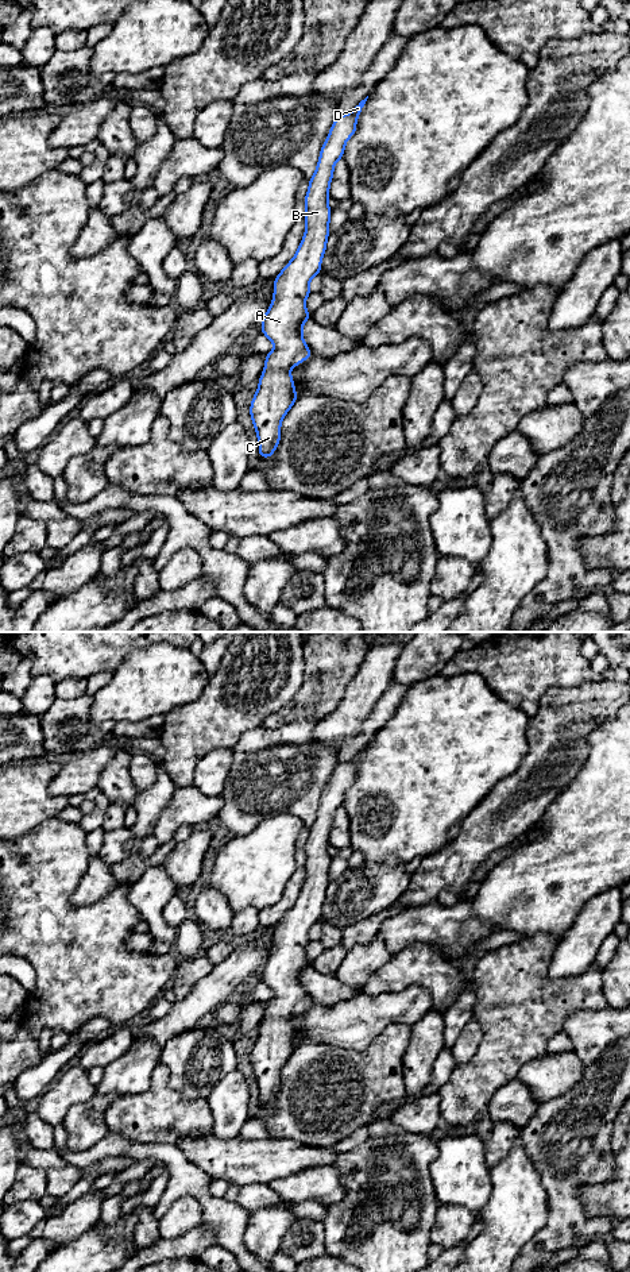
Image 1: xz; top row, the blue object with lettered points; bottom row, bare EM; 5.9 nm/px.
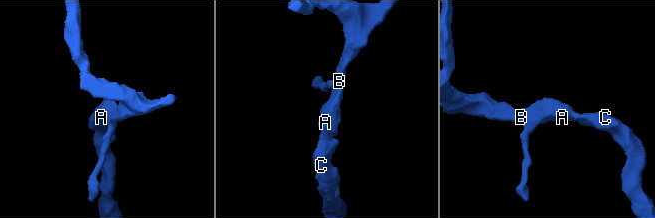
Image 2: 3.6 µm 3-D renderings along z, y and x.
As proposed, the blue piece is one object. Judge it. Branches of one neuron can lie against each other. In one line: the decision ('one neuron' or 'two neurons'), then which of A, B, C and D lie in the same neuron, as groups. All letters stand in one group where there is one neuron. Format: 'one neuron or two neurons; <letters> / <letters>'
one neuron; A B C D

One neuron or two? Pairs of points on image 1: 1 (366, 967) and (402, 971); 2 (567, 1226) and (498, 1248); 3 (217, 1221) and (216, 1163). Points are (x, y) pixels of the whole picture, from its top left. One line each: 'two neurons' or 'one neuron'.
1: two neurons
2: two neurons
3: two neurons

